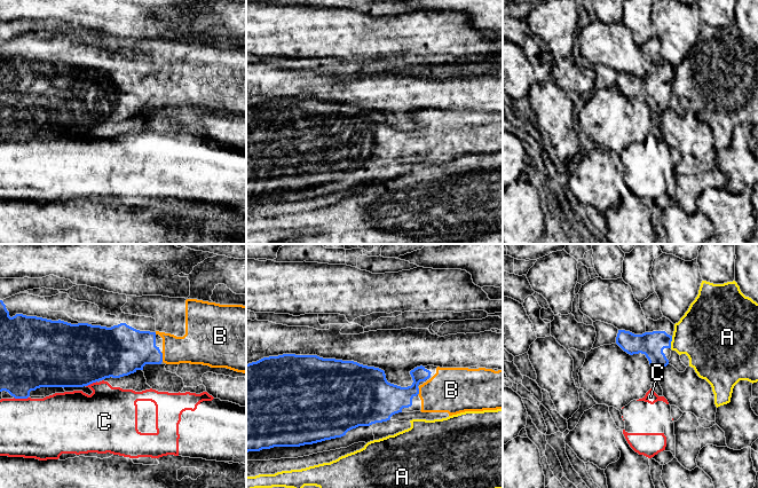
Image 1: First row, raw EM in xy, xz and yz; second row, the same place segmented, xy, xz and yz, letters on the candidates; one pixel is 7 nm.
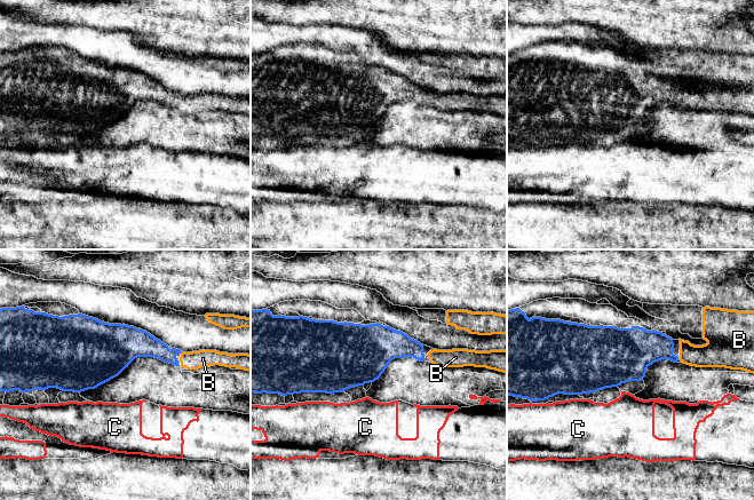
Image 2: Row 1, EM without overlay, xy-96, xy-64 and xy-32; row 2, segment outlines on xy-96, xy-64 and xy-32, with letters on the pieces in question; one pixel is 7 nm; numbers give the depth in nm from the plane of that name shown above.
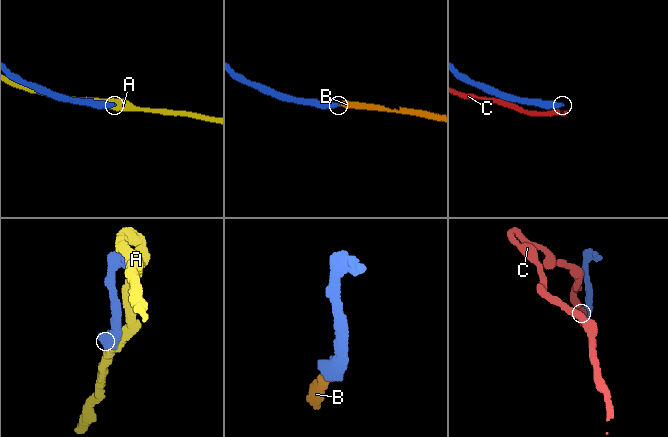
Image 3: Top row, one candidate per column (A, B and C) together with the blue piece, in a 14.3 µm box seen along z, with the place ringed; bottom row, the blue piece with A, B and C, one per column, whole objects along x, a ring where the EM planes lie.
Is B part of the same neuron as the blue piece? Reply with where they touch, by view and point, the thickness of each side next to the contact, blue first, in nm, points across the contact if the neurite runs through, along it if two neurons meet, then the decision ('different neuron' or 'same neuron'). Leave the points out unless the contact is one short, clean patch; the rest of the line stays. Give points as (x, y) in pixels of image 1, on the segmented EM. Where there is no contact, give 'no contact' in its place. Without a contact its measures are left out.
xy (162, 356) | 320/240 nm | same neuron

